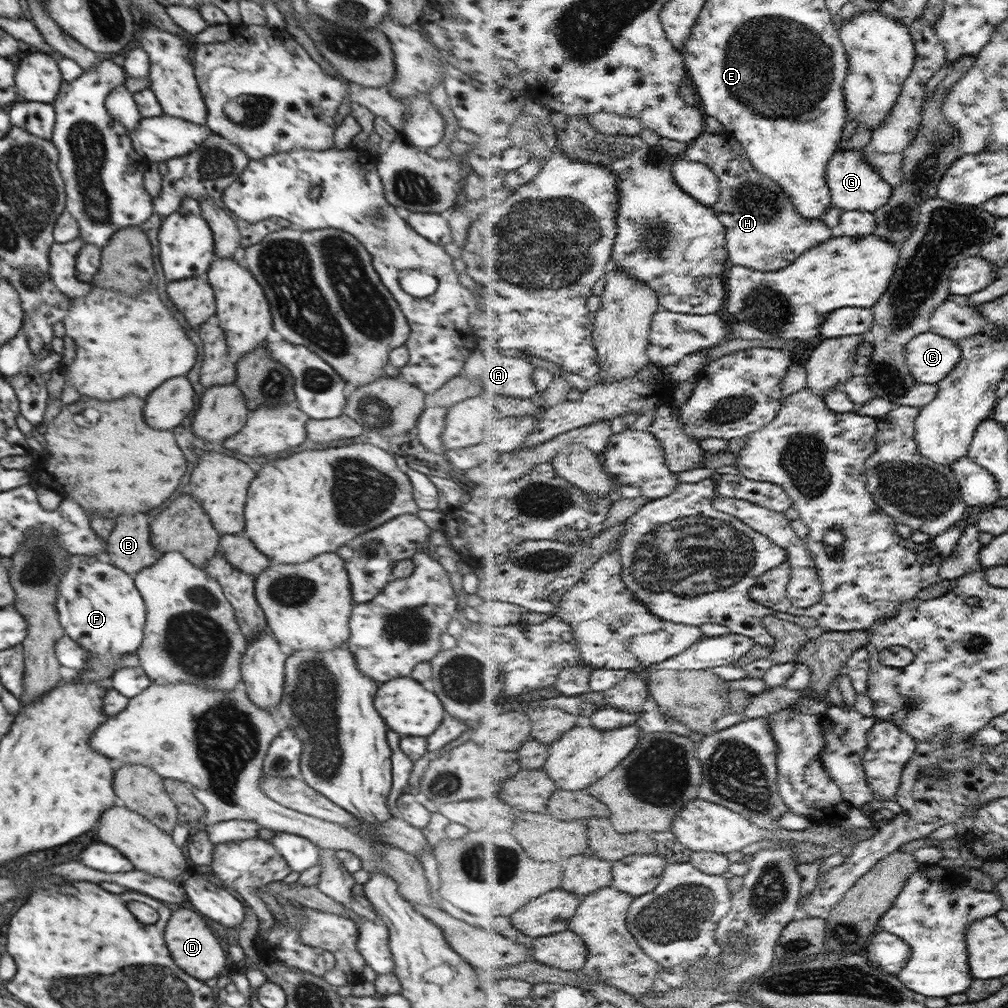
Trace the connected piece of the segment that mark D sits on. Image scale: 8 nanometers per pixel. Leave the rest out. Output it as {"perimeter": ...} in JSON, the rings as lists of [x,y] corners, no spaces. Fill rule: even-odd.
{"perimeter":[[[178,908],[171,912],[171,918],[165,926],[165,946],[173,958],[173,962],[189,976],[197,980],[209,980],[223,972],[225,968],[225,951],[219,946],[217,938],[211,934],[211,930],[205,926],[203,917],[194,911]]]}

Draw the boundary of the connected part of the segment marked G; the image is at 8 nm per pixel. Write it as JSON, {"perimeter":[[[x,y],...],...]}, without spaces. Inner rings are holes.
{"perimeter":[[[841,146],[828,164],[827,181],[833,206],[844,211],[860,210],[874,213],[879,207],[887,205],[894,194],[894,187],[881,177],[878,169],[869,160],[866,160],[865,150],[846,150]]]}

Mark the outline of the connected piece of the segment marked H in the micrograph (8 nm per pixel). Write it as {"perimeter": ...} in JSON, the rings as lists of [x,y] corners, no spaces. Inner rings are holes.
{"perimeter":[[[726,130],[721,133],[704,131],[699,138],[692,142],[693,146],[687,150],[687,160],[703,162],[714,169],[720,181],[722,195],[717,204],[714,204],[715,212],[719,220],[727,227],[728,258],[733,264],[741,264],[755,268],[755,270],[779,270],[789,264],[793,264],[801,254],[805,254],[809,248],[819,246],[821,242],[827,242],[838,234],[838,229],[829,228],[823,220],[807,218],[795,208],[794,200],[786,190],[783,190],[775,180],[759,172],[751,162],[746,148],[733,134]]]}

